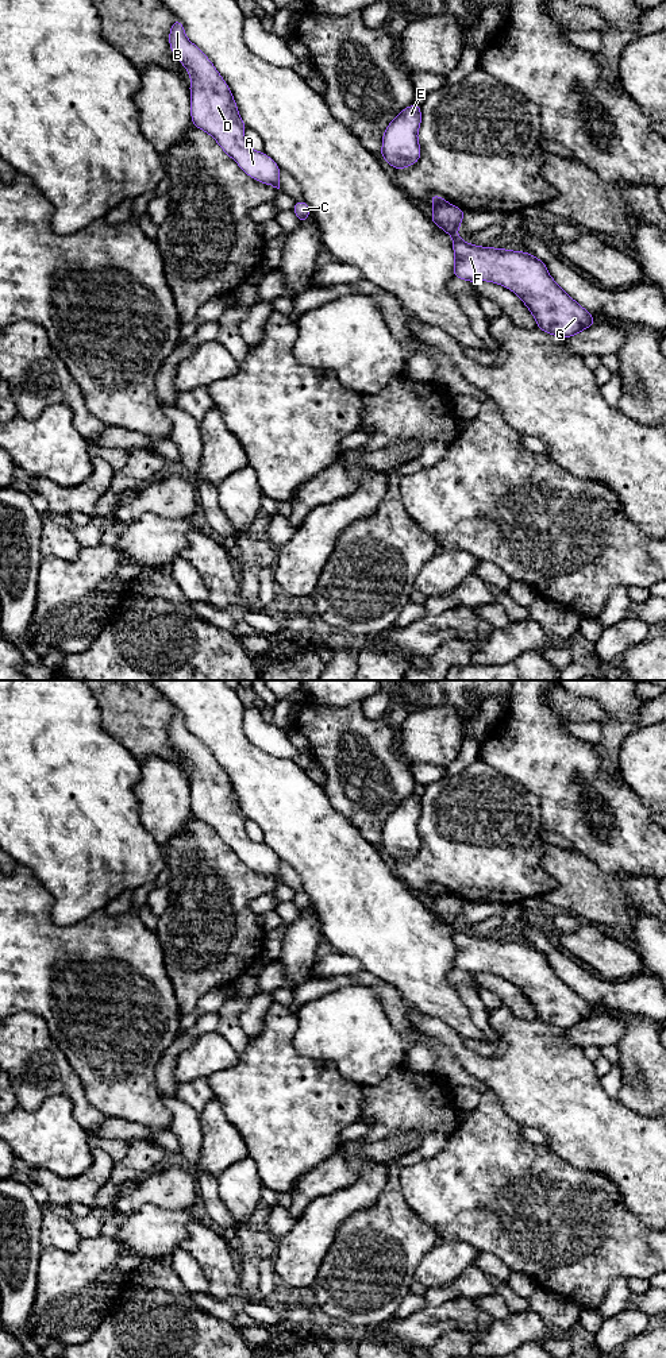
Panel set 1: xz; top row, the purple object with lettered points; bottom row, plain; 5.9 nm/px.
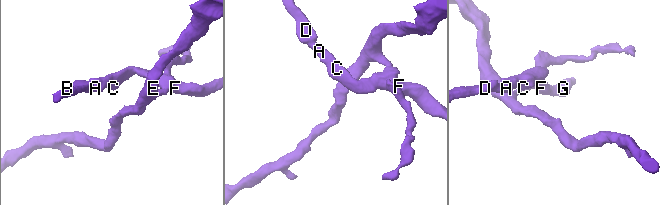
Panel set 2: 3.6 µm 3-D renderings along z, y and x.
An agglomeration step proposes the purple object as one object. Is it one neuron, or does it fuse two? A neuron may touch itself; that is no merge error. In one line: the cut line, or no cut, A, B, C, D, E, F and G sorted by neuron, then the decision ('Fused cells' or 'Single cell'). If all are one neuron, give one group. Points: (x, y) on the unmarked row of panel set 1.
Split along xz (434, 895), (449, 897). Groups: A B C D F G / E. Fused cells

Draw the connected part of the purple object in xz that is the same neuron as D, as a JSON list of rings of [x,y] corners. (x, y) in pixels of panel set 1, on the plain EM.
[[[177,709],[169,736],[192,769],[189,803],[193,817],[209,825],[247,867],[280,880],[280,857],[265,842],[254,842],[246,836],[246,817],[228,776],[207,746],[186,729]]]

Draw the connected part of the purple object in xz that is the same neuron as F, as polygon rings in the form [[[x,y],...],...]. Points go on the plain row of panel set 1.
[[[434,896],[431,913],[453,929],[455,969],[473,975],[489,972],[516,984],[532,1004],[538,1021],[561,1030],[596,1016],[593,1006],[574,992],[548,965],[543,952],[524,942],[480,938],[462,931],[457,922],[465,902]]]

